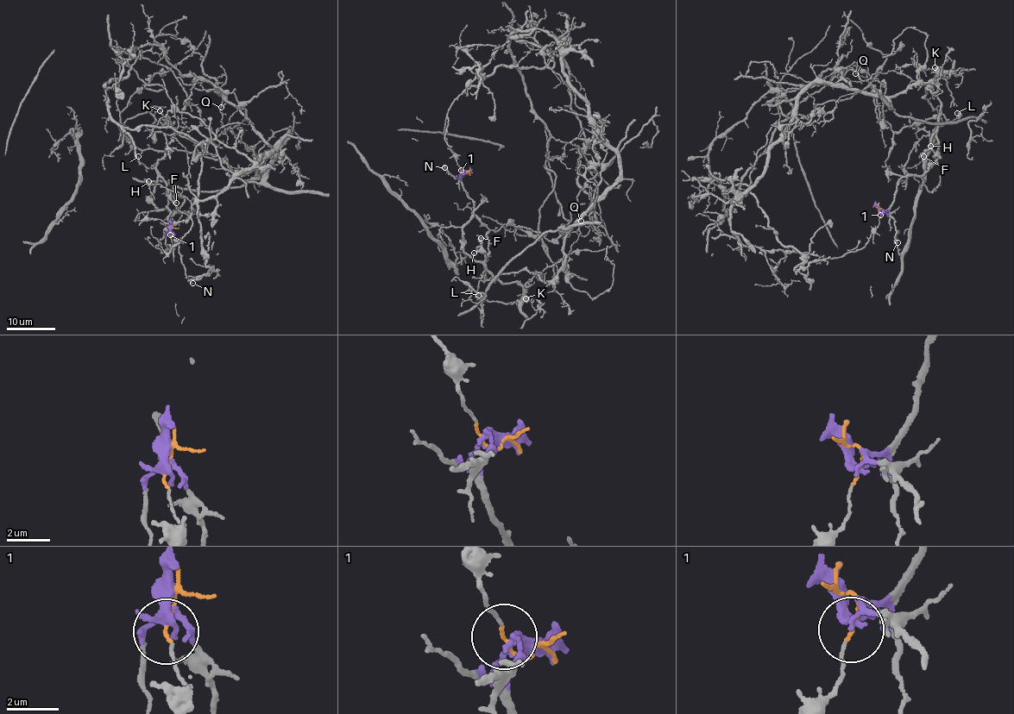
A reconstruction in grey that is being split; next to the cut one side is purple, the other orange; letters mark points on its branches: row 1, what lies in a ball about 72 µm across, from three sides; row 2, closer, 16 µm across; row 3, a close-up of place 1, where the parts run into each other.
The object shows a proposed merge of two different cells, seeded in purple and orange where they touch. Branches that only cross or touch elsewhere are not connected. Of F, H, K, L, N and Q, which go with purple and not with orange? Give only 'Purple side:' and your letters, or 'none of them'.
Purple side: F, H, K, L, N

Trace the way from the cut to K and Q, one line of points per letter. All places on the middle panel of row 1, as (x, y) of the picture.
K: (467, 172), (458, 178), (475, 204), (464, 224), (462, 250), (504, 284), (517, 283), (525, 290), (525, 298)
Q: (467, 172), (444, 139), (450, 108), (512, 34), (541, 28), (620, 165), (590, 225), (581, 221)

